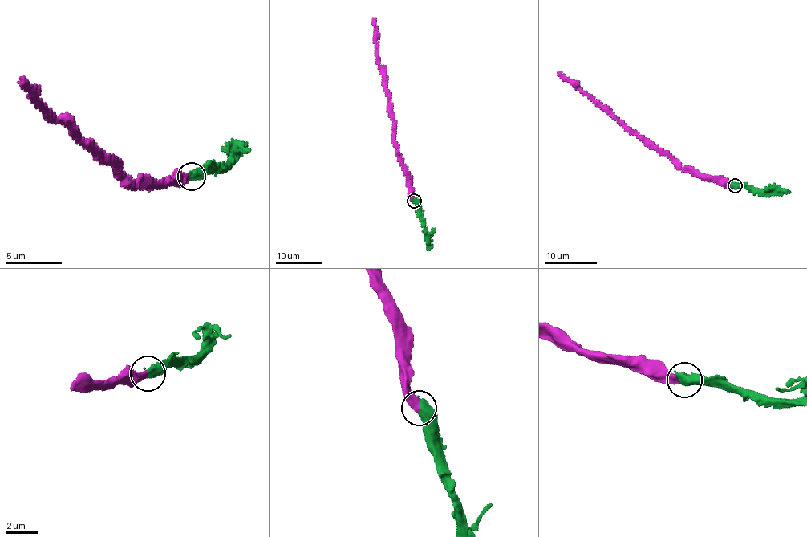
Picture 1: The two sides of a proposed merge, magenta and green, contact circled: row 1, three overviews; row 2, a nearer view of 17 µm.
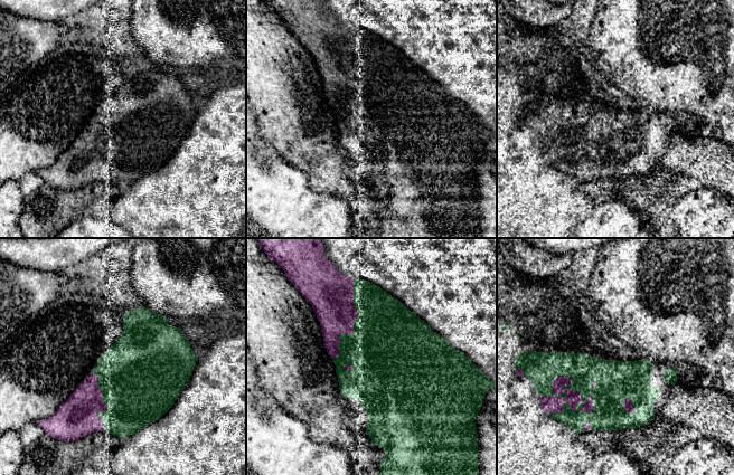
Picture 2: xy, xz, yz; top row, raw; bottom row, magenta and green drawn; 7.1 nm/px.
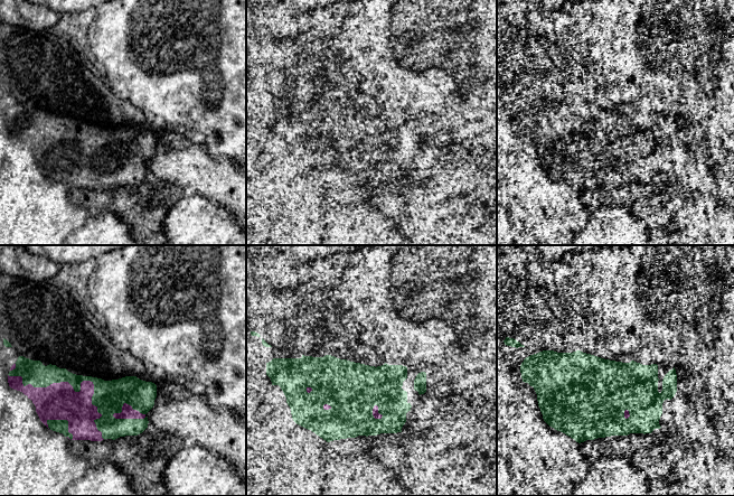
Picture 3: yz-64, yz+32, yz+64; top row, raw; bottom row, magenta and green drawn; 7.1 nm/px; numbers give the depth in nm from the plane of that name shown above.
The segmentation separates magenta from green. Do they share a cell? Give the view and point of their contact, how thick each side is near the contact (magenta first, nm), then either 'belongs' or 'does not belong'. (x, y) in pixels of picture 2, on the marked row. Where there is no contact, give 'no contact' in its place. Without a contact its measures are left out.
contact yz (571, 409); calibres 80 and 200 nm; belongs

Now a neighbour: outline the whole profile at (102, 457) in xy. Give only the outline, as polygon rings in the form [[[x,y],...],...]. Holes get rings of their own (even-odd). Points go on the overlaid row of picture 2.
[[[237,332],[223,336],[209,344],[196,360],[187,386],[182,389],[172,407],[158,420],[143,427],[133,435],[120,437],[114,449],[97,449],[88,462],[94,467],[109,466],[119,475],[246,475],[246,333]]]

